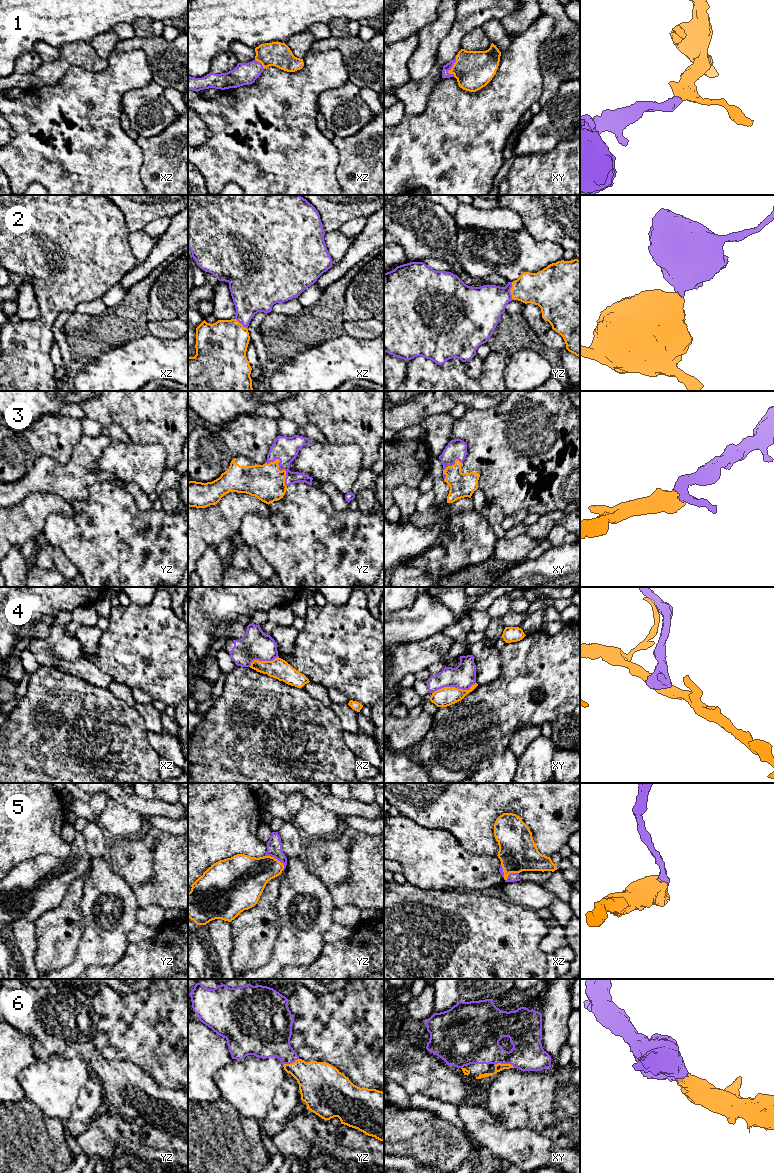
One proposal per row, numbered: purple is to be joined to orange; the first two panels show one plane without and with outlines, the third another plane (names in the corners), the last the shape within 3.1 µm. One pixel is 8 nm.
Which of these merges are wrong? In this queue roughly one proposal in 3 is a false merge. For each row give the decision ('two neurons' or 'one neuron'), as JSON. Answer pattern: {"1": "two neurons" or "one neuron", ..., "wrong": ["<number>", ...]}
{"1": "one neuron", "2": "one neuron", "3": "one neuron", "4": "two neurons", "5": "one neuron", "6": "one neuron", "wrong": ["4"]}

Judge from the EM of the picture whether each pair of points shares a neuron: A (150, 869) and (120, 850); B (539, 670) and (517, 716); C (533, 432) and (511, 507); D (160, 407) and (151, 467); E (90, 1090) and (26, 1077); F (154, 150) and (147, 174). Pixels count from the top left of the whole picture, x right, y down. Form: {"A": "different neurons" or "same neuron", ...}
{"A": "same neuron", "B": "same neuron", "C": "same neuron", "D": "different neurons", "E": "different neurons", "F": "same neuron"}

